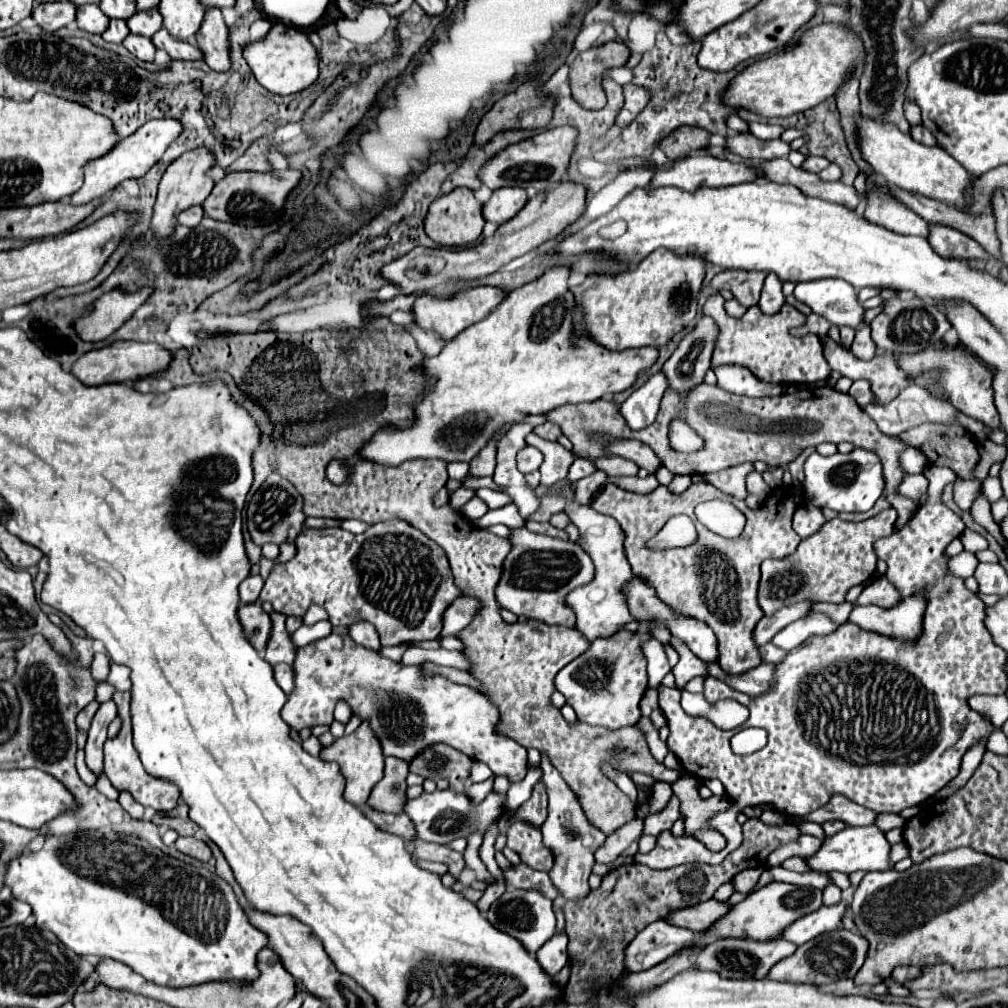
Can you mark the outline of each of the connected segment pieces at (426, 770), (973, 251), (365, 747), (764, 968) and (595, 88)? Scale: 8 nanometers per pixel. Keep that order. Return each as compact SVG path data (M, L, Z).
M434 744L434 748L426 748L426 752L418 754L410 762L410 772L430 780L446 778L450 788L456 792L464 790L470 768L472 760L448 744Z
M930 224L930 234L928 240L932 244L932 248L940 254L940 256L956 256L962 260L968 258L992 258L988 252L984 252L984 248L974 242L970 236L944 226L944 224Z
M362 720L362 724L352 734L348 734L348 736L344 734L344 736L336 738L332 746L322 748L320 758L334 760L340 764L340 772L346 778L344 798L356 806L366 804L372 786L382 778L382 772L384 772L384 754L382 754L380 740L374 736L374 732L370 732L370 724L366 724L366 720Z
M716 940L708 944L704 950L700 950L694 956L694 966L700 970L714 970L724 978L764 978L768 970L782 958L794 954L796 944L790 944L786 940L774 940L774 942L754 942L754 940Z
M606 42L602 46L594 46L588 48L586 52L580 52L570 66L572 97L585 109L598 110L606 104L606 96L600 86L600 80L602 80L602 72L608 68L612 58L612 50L606 50L612 48L612 44L618 42Z

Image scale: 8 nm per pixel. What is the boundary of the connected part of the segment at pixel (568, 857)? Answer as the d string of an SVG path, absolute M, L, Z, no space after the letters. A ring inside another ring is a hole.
M542 756L540 768L542 768L542 780L548 788L548 818L540 830L544 836L544 844L554 852L554 866L550 870L550 880L558 888L562 898L584 900L590 892L588 876L594 864L594 852L606 842L606 834L598 830L594 824L590 824L586 814L582 812L582 806L578 804L576 794L568 788L558 770L550 766L546 756Z

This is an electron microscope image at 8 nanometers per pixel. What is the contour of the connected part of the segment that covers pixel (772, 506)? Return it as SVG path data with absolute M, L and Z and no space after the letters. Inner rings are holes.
M700 482L700 484L690 484L688 490L680 492L680 494L674 494L670 492L666 486L658 486L654 492L650 494L634 494L634 492L626 492L614 484L606 484L598 496L592 500L592 508L600 514L606 514L610 518L614 518L620 528L624 530L624 552L626 552L626 558L632 566L632 572L634 576L638 578L644 578L648 580L654 588L656 588L656 594L672 608L688 614L688 616L694 616L694 618L700 618L702 622L706 622L716 638L718 638L718 654L720 654L720 666L724 672L728 674L740 674L740 672L746 672L754 666L760 664L760 654L758 654L758 648L756 644L752 642L752 630L756 626L756 622L762 618L762 610L756 602L756 590L758 590L758 580L760 580L760 564L762 560L766 558L784 558L788 554L794 552L794 548L800 544L800 536L792 530L792 514L796 512L796 508L800 508L804 504L802 500L802 486L778 486L770 492L770 496L766 498L766 502L752 510L744 504L744 500L736 500L724 492L720 492L718 488L714 488L712 484L706 484L706 482ZM712 498L724 498L724 500L730 500L732 504L738 506L738 510L744 510L744 516L746 516L746 526L744 526L744 532L738 536L738 538L724 538L724 536L718 536L714 532L710 532L704 524L698 522L696 514L694 514L694 508L696 504L704 502L704 500L712 500ZM676 514L686 514L694 520L694 526L696 526L696 532L698 532L698 538L694 544L690 546L684 546L684 548L666 548L666 550L652 550L648 548L648 540L652 536L656 536L656 532L660 532L660 528L666 524L668 518L676 516Z

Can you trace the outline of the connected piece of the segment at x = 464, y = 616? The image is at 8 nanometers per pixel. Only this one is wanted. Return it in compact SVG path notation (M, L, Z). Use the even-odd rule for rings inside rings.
M456 598L450 608L446 608L446 612L442 614L442 634L444 636L456 636L466 624L470 624L470 620L474 618L474 614L478 612L480 604L474 598Z

